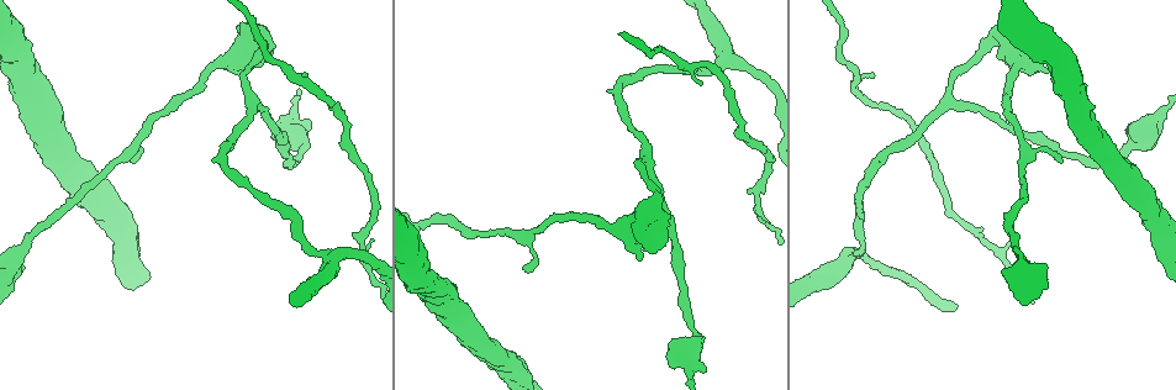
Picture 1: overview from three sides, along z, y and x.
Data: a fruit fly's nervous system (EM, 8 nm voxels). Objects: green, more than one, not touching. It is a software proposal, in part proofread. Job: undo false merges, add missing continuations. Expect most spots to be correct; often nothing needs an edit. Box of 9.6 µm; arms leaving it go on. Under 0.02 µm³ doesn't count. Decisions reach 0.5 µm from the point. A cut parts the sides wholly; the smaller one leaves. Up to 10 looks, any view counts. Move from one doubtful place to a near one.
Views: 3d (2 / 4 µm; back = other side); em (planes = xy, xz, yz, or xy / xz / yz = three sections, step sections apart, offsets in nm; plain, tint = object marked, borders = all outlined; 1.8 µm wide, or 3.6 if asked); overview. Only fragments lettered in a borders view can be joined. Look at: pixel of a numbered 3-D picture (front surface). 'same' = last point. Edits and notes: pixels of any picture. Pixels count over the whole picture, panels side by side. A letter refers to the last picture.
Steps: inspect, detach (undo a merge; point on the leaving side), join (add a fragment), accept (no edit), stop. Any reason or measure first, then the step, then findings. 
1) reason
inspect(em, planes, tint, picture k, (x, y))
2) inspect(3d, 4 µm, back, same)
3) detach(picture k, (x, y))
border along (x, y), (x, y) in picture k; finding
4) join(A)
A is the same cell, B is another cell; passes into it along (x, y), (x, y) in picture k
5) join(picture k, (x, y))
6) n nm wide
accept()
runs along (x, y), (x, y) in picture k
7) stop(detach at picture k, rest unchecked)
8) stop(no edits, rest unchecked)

an open end
inspect(3d, 4 µm, picture 1, (639, 259))

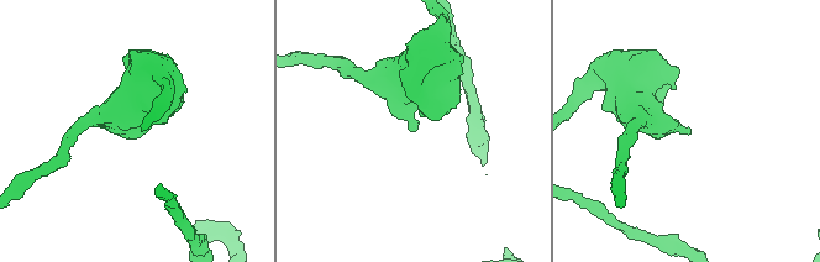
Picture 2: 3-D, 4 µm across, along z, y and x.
shape alone is not enough
inspect(em, xy, step 8, borders, picture 2, (687, 129))

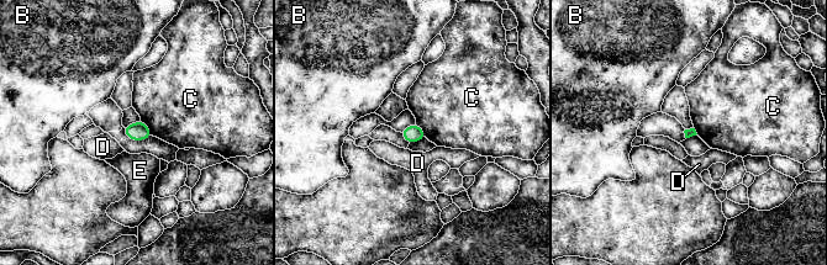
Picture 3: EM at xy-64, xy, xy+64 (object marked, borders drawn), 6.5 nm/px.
inspect(em, planes, borders, same)

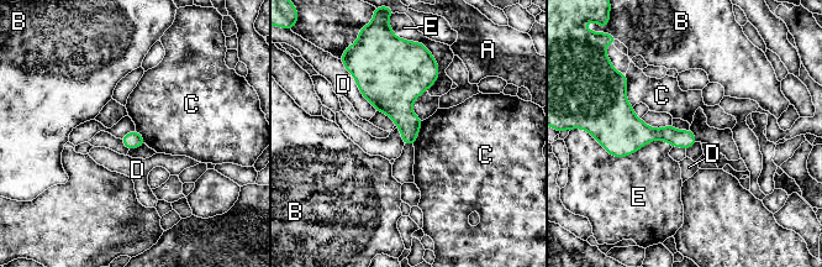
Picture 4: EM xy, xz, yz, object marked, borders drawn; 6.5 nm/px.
accept()
A, B, C, D and E are other cells; border along (626, 73), (627, 101), (632, 106) in picture 4; none of them fits

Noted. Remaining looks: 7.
sharp bend
inspect(em, planes, borders, picture 1, (254, 100))

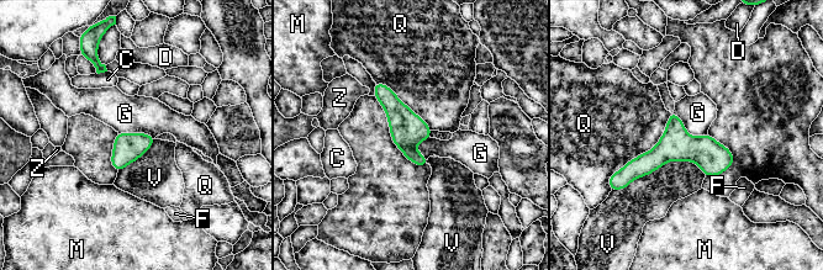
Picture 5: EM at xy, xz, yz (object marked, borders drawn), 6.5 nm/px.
accept()
C, D, F, G, M, Q, V and Z are other cells; border along (674, 110), (690, 134), (707, 133) in picture 5; all the same neuron

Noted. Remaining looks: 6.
branch stops here
inspect(3d, 2 µm, picture 1, (873, 77))

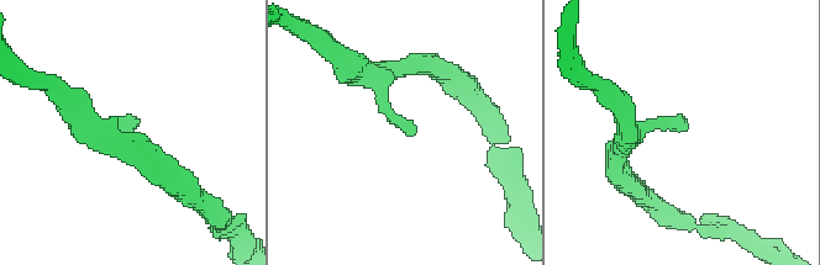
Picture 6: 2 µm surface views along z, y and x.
arms of 190, 190 nm
inspect(em, planes, plain, picture 6, (687, 128))

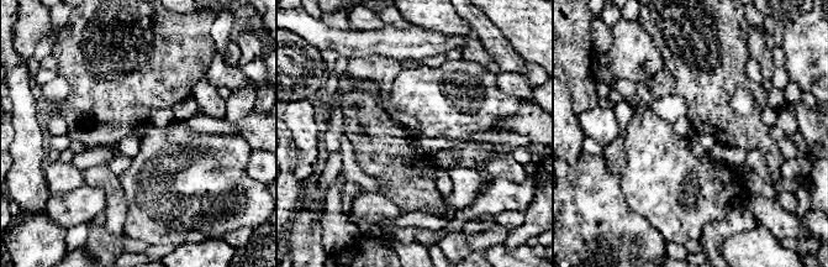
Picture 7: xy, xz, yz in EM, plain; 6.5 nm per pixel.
what lies round it
inspect(em, planes, borders, same)

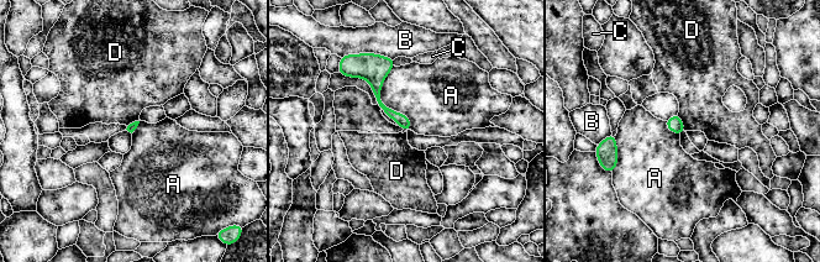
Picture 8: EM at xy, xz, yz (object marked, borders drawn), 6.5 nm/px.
A touches over 440 nm
accept()
A, B, C and D are other cells; no lettered fragment goes on from it

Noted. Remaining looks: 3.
tapers out
inspect(em, planes, borders, picture 1, (131, 162))

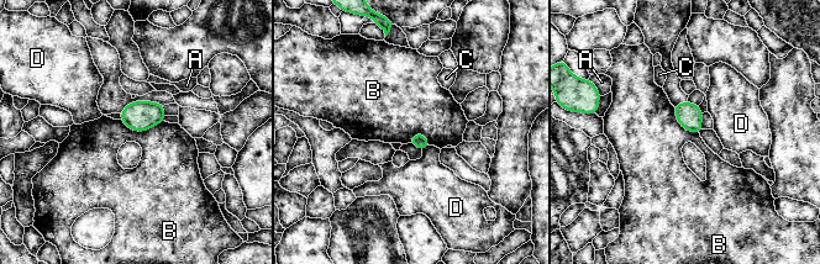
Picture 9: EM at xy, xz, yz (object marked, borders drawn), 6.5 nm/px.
accept()
A, B, C and D are other cells; border along (120, 120), (135, 131), (164, 121) in picture 9; no lettered fragment goes on from it

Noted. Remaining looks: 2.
stop(no edits, rest unchecked)

